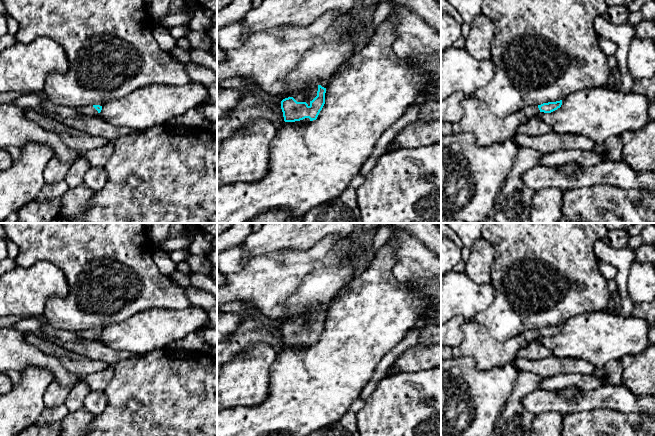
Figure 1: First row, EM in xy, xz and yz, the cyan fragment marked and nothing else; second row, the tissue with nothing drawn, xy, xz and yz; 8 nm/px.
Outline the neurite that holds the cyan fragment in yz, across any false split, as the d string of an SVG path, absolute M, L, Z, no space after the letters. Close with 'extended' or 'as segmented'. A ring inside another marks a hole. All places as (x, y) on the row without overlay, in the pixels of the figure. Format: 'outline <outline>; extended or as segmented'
outline M562 324L556 325L556 326L543 327L538 330L531 329L531 330L525 331L523 335L525 336L527 342L529 343L534 340L537 340L540 336L551 337L557 334L558 332L560 332L561 329L562 329Z; extended

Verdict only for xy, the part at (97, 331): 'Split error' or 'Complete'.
Split error

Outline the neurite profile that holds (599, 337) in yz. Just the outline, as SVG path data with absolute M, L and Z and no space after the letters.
M588 312L565 321L557 334L537 340L555 357L583 359L603 368L610 361L644 352L650 345L650 328L647 321L634 316Z

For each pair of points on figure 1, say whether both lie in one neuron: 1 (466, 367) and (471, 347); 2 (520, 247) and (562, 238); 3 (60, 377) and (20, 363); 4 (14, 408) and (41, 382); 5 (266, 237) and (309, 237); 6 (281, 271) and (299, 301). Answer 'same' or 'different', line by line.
1: different
2: same
3: same
4: same
5: same
6: different

